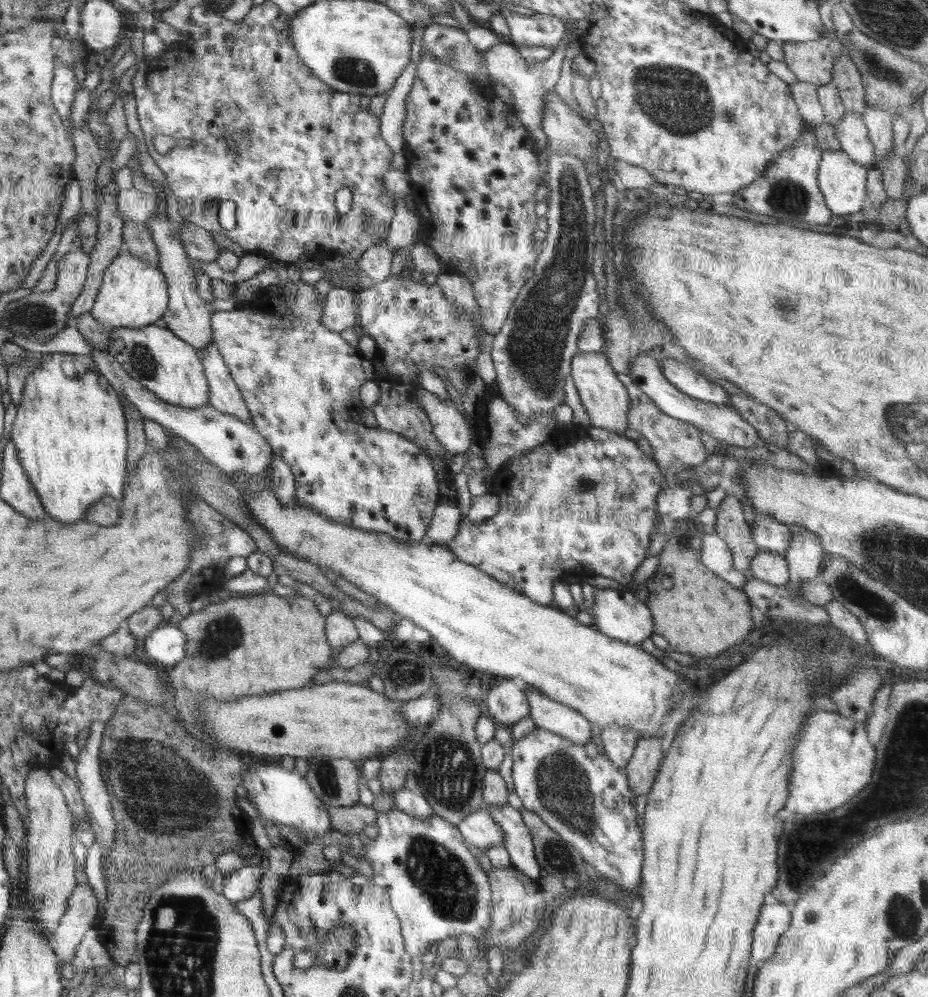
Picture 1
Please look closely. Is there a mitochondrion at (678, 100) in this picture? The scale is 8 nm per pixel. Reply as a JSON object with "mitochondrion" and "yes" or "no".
{"mitochondrion":"yes"}

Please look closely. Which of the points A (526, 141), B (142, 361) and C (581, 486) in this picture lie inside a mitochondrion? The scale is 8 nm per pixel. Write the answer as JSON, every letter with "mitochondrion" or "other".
{"A":"other","B":"mitochondrion","C":"mitochondrion"}

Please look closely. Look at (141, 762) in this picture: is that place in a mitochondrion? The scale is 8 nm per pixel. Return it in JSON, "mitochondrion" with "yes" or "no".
{"mitochondrion":"yes"}

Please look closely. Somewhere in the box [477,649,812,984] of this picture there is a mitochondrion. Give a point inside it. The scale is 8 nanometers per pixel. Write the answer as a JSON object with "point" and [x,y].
{"point":[562,783]}

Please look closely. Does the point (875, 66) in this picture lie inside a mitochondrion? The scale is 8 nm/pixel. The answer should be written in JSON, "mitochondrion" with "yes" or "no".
{"mitochondrion":"yes"}

